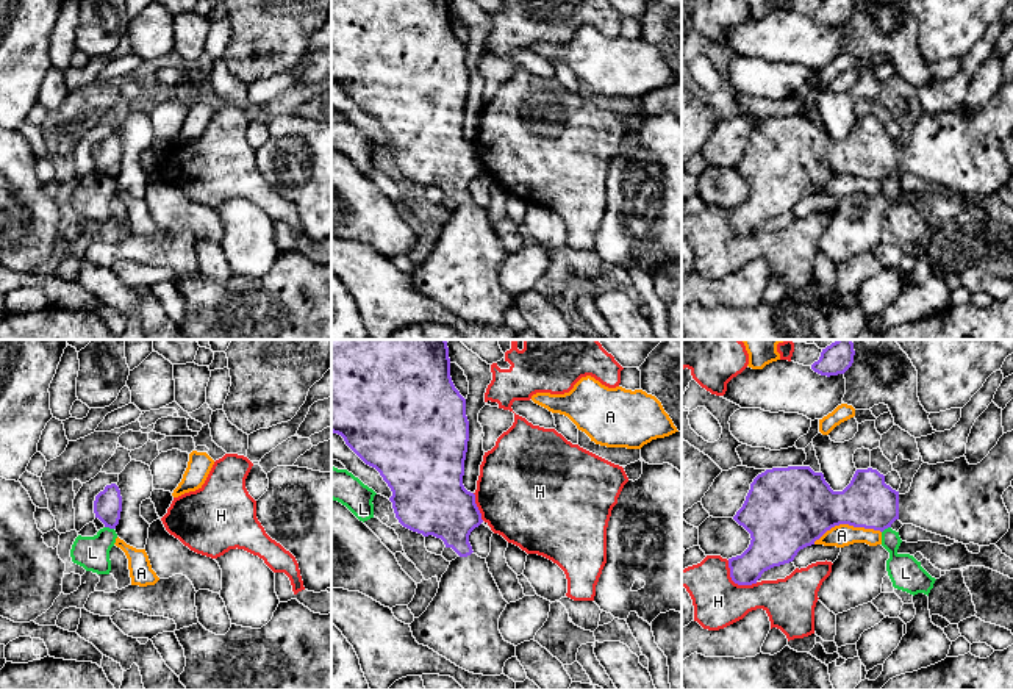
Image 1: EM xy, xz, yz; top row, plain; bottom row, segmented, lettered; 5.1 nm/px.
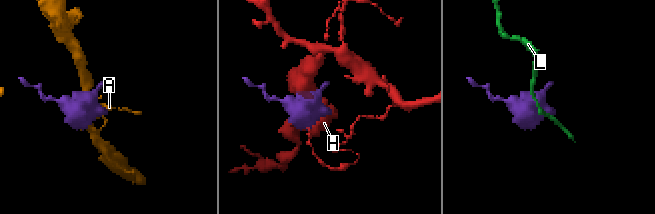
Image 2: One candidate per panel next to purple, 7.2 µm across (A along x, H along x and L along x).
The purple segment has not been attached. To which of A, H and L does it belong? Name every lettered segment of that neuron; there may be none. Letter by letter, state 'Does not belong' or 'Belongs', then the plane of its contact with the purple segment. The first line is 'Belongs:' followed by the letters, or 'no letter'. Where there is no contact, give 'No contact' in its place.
Belongs: no letter
A: Does not belong. Touches purple in yz
H: Does not belong. Touches purple in yz
L: Does not belong. Touches purple in xy

